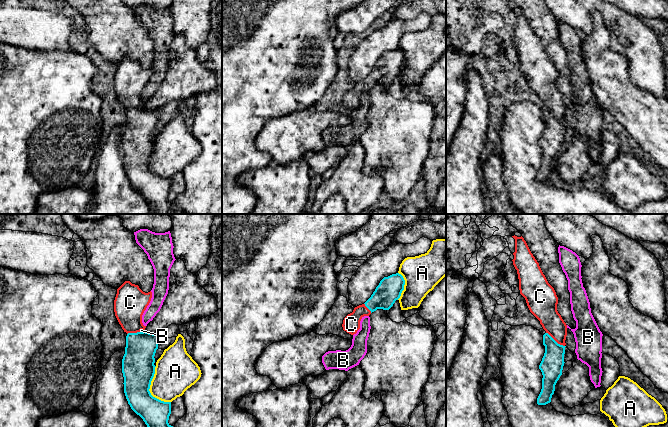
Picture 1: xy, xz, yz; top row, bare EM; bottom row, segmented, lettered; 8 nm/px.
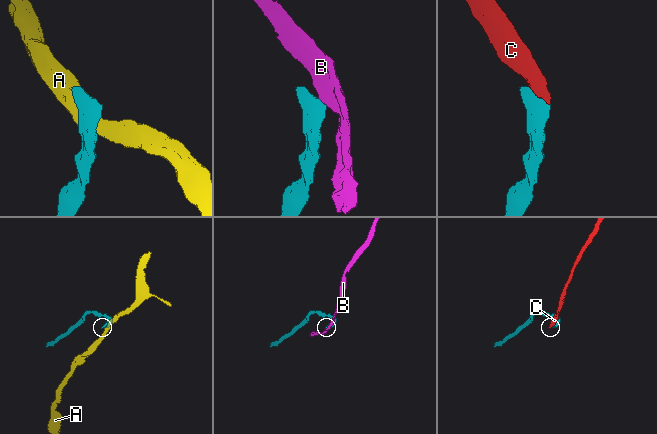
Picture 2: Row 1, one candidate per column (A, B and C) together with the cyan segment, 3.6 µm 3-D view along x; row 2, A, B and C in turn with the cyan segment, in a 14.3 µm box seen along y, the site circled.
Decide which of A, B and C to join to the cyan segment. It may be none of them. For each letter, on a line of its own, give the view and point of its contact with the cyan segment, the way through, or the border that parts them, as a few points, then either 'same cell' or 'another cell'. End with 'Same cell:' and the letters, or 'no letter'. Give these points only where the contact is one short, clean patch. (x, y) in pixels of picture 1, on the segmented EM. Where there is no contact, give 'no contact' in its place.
A: xy (148, 390) | another cell
B: xy (143, 331) | along xy (144, 330), (140, 332) | another cell
C: yz (554, 340) | same cell
Same cell: C

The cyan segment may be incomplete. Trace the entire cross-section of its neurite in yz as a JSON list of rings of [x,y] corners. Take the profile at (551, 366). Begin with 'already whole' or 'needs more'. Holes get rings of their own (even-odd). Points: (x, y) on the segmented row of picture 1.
needs more; [[[522,236],[512,237],[515,239],[512,261],[518,274],[520,294],[546,331],[543,335],[545,353],[539,365],[543,375],[542,389],[537,398],[538,405],[546,405],[551,402],[555,385],[562,375],[567,325],[557,311],[556,292],[548,283],[526,241]]]

